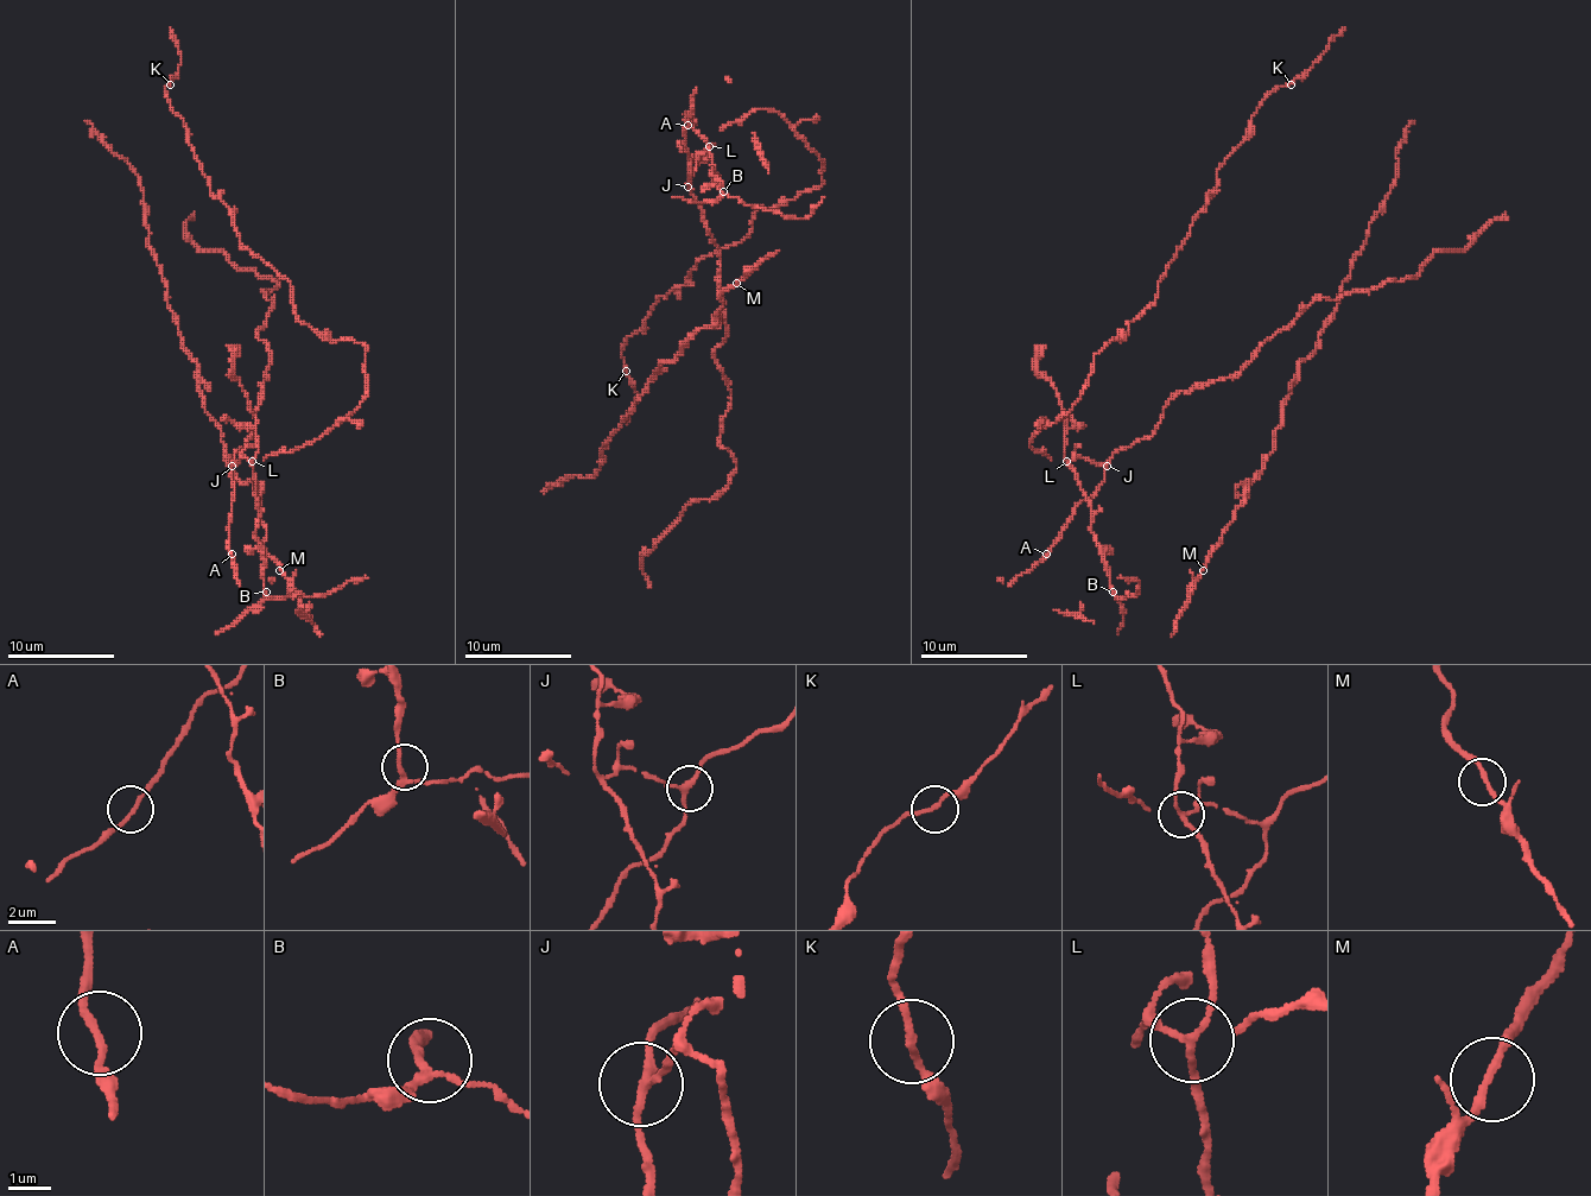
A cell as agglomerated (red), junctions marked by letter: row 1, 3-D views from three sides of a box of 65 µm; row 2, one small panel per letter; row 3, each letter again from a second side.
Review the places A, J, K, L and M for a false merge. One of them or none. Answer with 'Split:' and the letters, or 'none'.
Split: L

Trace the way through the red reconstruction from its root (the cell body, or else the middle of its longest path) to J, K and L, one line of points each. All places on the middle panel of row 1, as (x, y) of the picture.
J: (712, 176), (712, 157), (707, 149), (696, 159), (688, 187)
K: (712, 176), (720, 131), (758, 109), (822, 159), (816, 189), (760, 208), (659, 296), (627, 371)
L: (712, 176), (715, 170), (709, 146)

